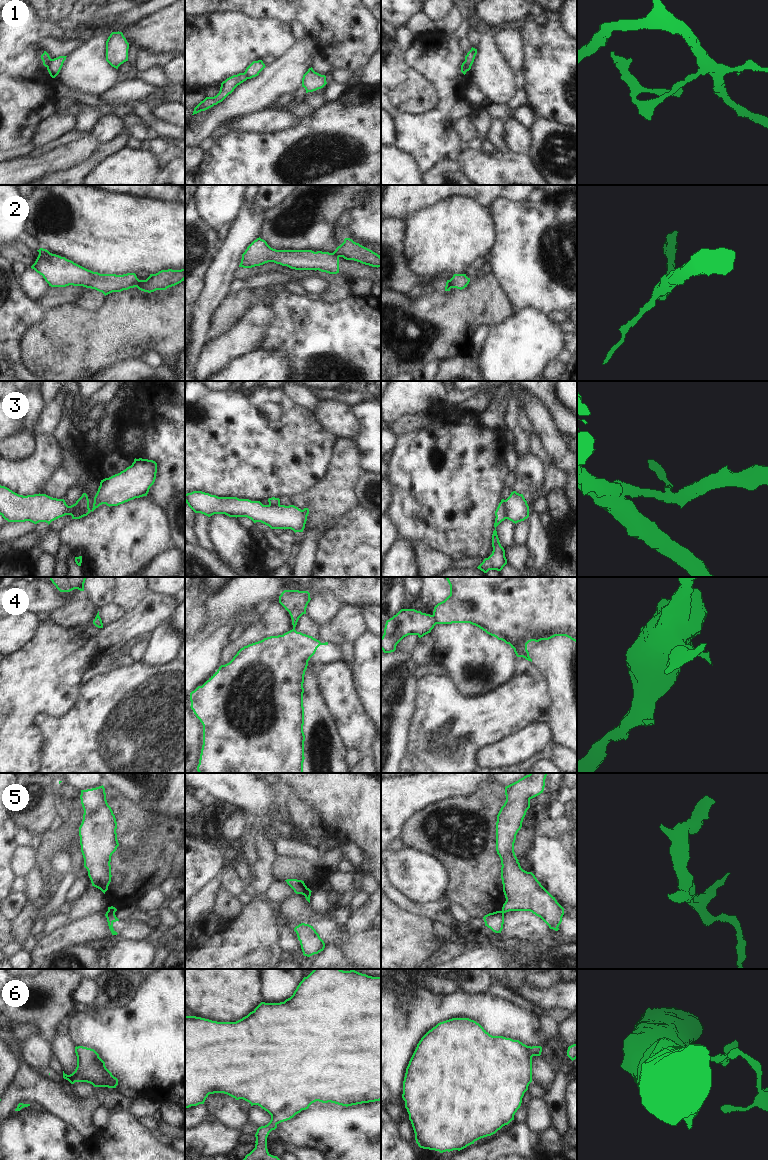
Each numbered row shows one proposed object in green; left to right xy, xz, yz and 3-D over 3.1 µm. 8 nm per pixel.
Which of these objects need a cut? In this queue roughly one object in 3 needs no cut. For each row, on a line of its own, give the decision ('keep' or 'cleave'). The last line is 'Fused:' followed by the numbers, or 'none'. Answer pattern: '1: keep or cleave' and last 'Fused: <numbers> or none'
1: cleave
2: cleave
3: cleave
4: cleave
5: cleave
6: keep
Fused: 1, 2, 3, 4, 5

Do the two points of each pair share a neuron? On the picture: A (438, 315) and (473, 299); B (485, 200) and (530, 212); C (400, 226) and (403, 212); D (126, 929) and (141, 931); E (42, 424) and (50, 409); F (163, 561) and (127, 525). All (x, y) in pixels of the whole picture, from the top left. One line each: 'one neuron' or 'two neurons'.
A: one neuron
B: two neurons
C: two neurons
D: one neuron
E: one neuron
F: two neurons

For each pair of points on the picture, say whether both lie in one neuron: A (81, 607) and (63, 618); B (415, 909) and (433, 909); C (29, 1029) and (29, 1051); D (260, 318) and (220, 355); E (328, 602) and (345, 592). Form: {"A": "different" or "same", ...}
{"A": "same", "B": "same", "C": "different", "D": "same", "E": "different"}

